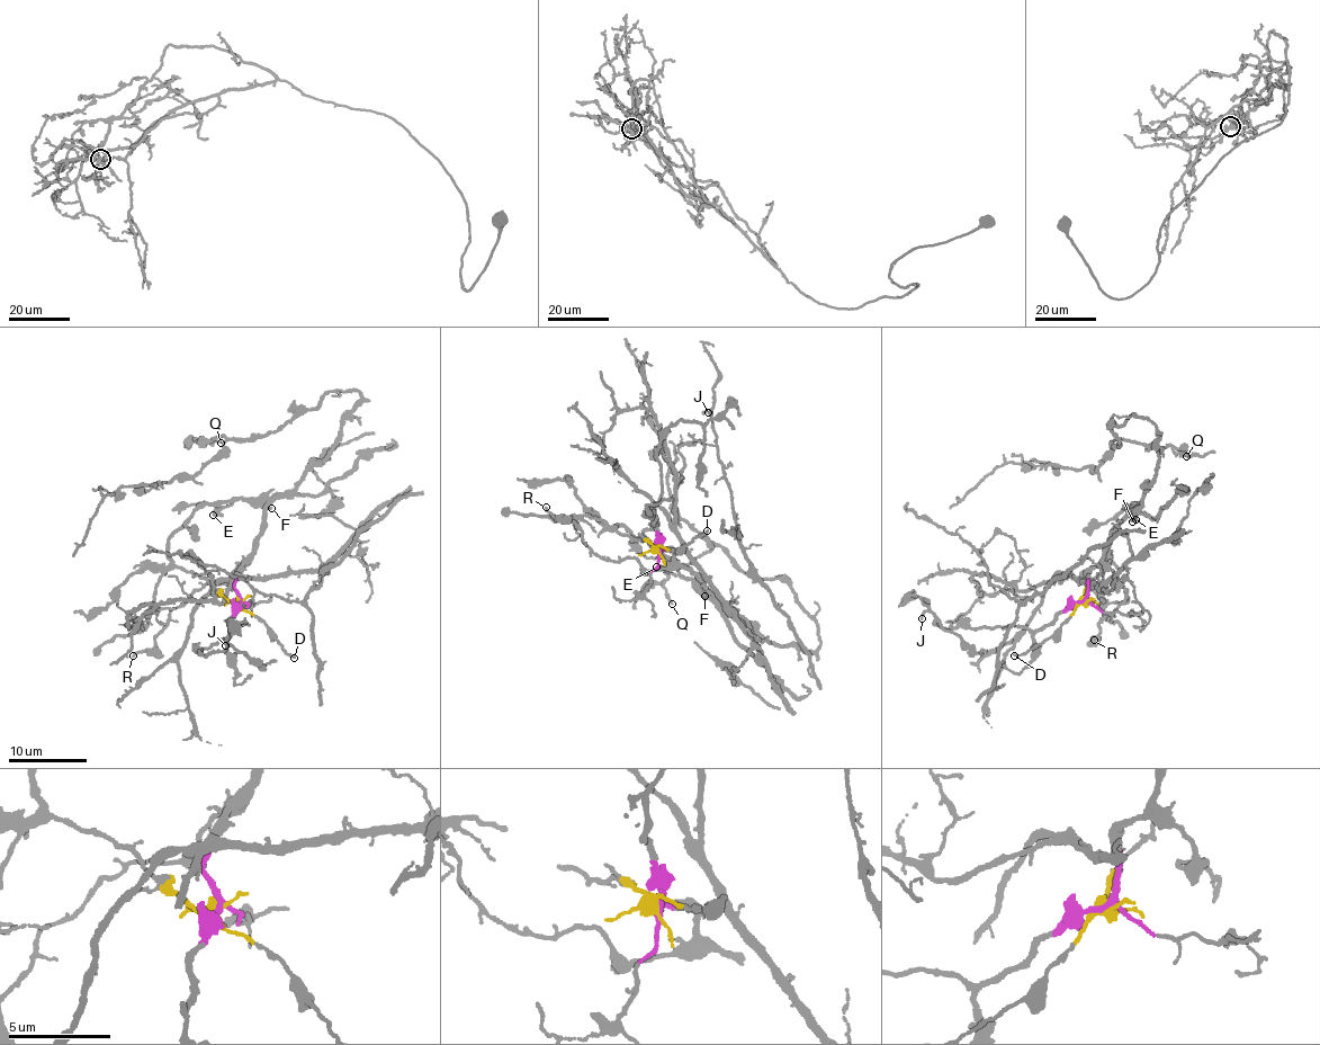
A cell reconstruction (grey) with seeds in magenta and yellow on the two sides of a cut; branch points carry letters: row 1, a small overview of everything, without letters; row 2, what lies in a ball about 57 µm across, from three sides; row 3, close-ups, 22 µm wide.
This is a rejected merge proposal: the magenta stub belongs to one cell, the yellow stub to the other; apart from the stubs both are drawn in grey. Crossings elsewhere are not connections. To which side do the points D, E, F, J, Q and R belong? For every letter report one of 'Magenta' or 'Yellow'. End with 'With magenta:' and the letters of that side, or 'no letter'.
D: Yellow
E: Yellow
F: Yellow
J: Magenta
Q: Magenta
R: Magenta
With magenta: J, Q, R

